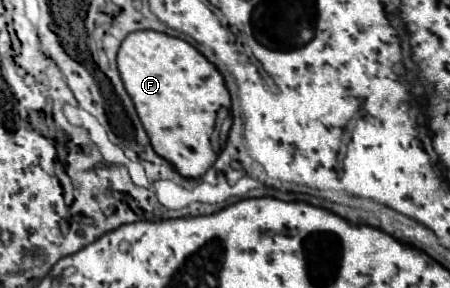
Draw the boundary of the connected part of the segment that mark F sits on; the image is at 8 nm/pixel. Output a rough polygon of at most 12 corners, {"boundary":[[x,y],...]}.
{"boundary":[[131,32],[117,68],[153,150],[183,178],[217,160],[231,98],[191,44]]}

